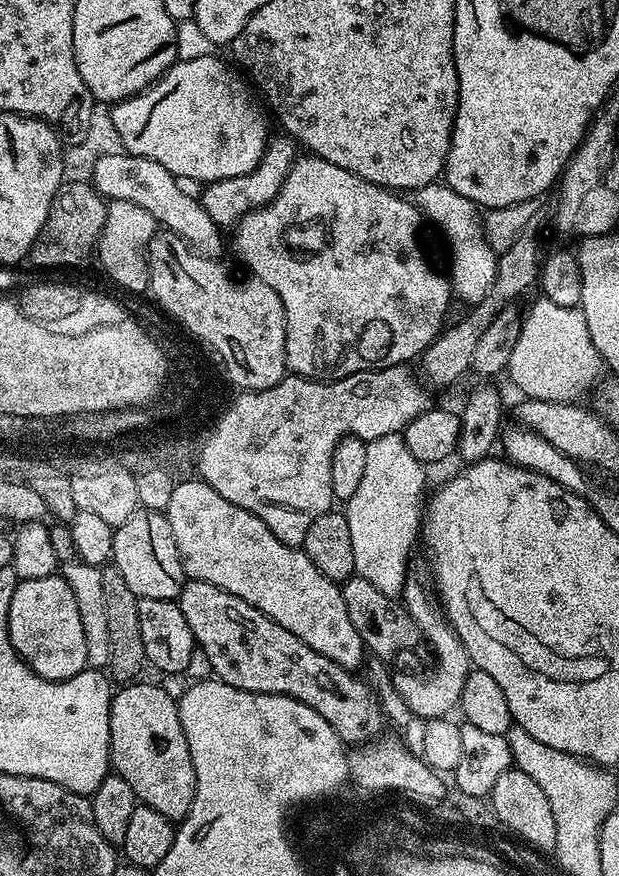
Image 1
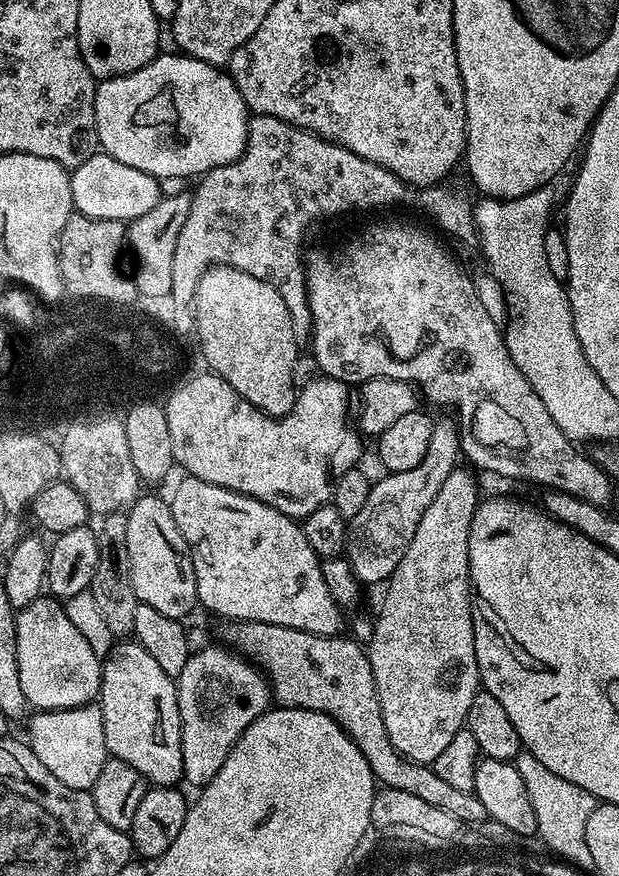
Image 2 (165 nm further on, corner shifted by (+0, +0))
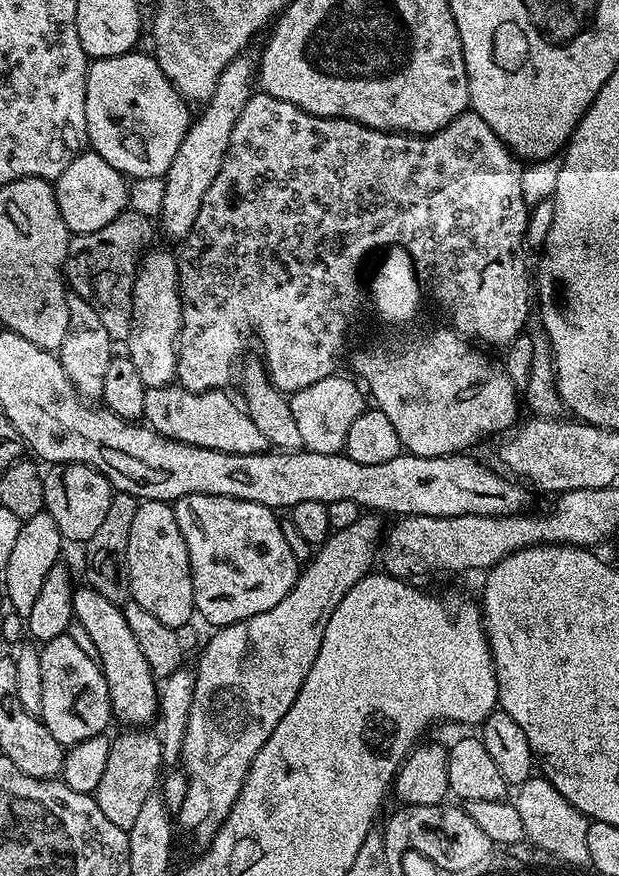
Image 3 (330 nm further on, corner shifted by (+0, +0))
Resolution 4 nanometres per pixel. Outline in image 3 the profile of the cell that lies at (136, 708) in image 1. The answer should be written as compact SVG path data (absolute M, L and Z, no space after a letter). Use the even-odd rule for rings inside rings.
M87 586L77 587L72 594L72 614L75 623L85 628L86 634L94 641L94 656L104 671L106 686L112 703L112 715L124 726L148 726L157 719L160 711L160 694L157 677L153 676L146 658L138 647L138 638L134 638L130 626L126 623L121 605L102 598L98 590Z

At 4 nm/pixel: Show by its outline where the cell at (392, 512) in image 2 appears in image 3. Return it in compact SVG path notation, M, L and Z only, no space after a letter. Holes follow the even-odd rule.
M362 514L358 518L358 522L354 522L354 526L346 526L346 530L333 531L328 539L315 549L312 561L303 565L300 577L296 579L296 585L292 587L290 594L286 594L286 598L282 598L282 602L278 602L278 606L274 606L270 610L262 610L262 614L254 614L245 620L227 624L225 628L216 628L208 643L199 649L198 657L200 656L200 661L194 664L194 686L192 687L192 701L188 707L186 734L182 738L182 746L180 747L179 763L182 765L184 775L188 778L188 785L186 786L186 798L182 798L182 806L178 813L179 831L181 828L188 835L189 842L197 848L196 850L207 848L208 843L216 837L218 830L224 824L224 820L230 814L230 810L242 790L244 779L258 754L258 750L262 750L262 746L266 746L266 738L270 738L270 734L274 734L274 726L278 726L278 722L282 722L282 718L286 718L286 710L290 710L290 706L294 706L294 698L298 698L298 694L302 690L302 682L306 682L306 674L310 674L310 666L314 666L314 658L318 658L318 650L322 646L322 638L326 634L326 622L330 622L330 614L334 614L338 602L342 602L342 598L346 598L348 591L363 576L369 575L373 571L372 563L375 560L377 563L378 553L382 548L380 520L379 515Z

